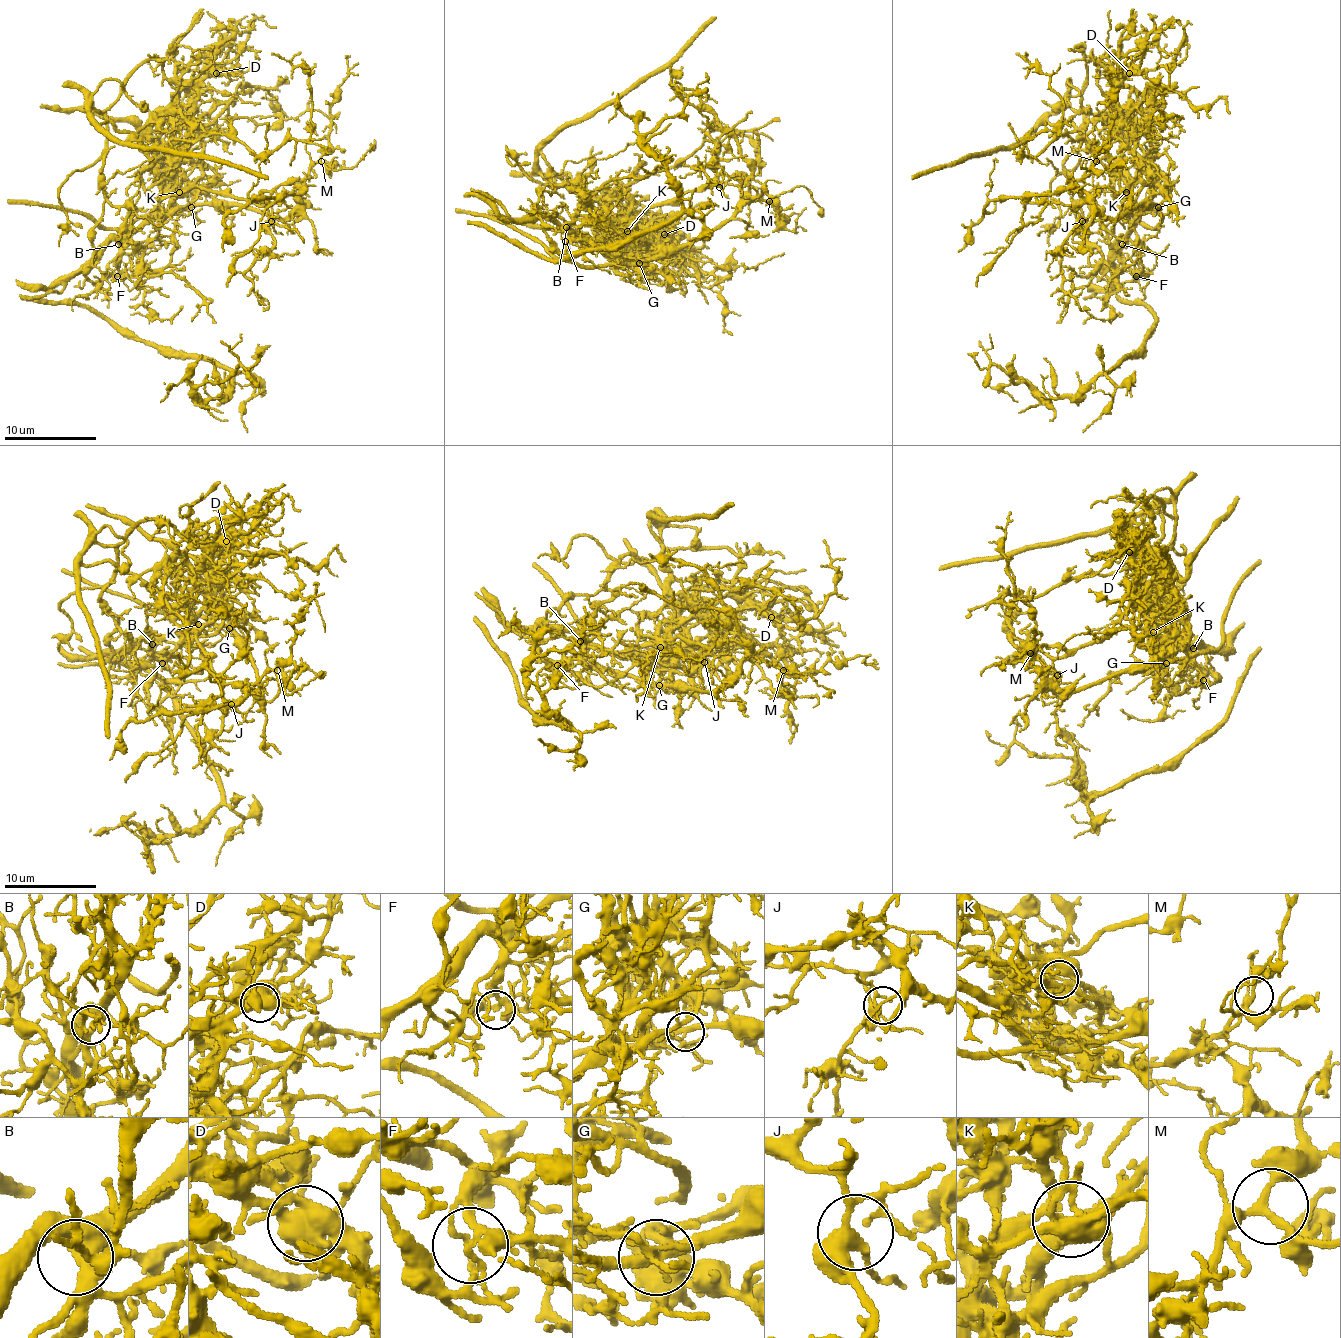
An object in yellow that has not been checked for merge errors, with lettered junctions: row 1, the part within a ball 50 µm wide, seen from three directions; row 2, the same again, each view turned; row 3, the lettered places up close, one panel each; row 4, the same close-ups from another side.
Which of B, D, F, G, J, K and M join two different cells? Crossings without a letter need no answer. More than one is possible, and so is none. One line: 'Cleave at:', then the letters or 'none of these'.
Cleave at: D, F, G, K

